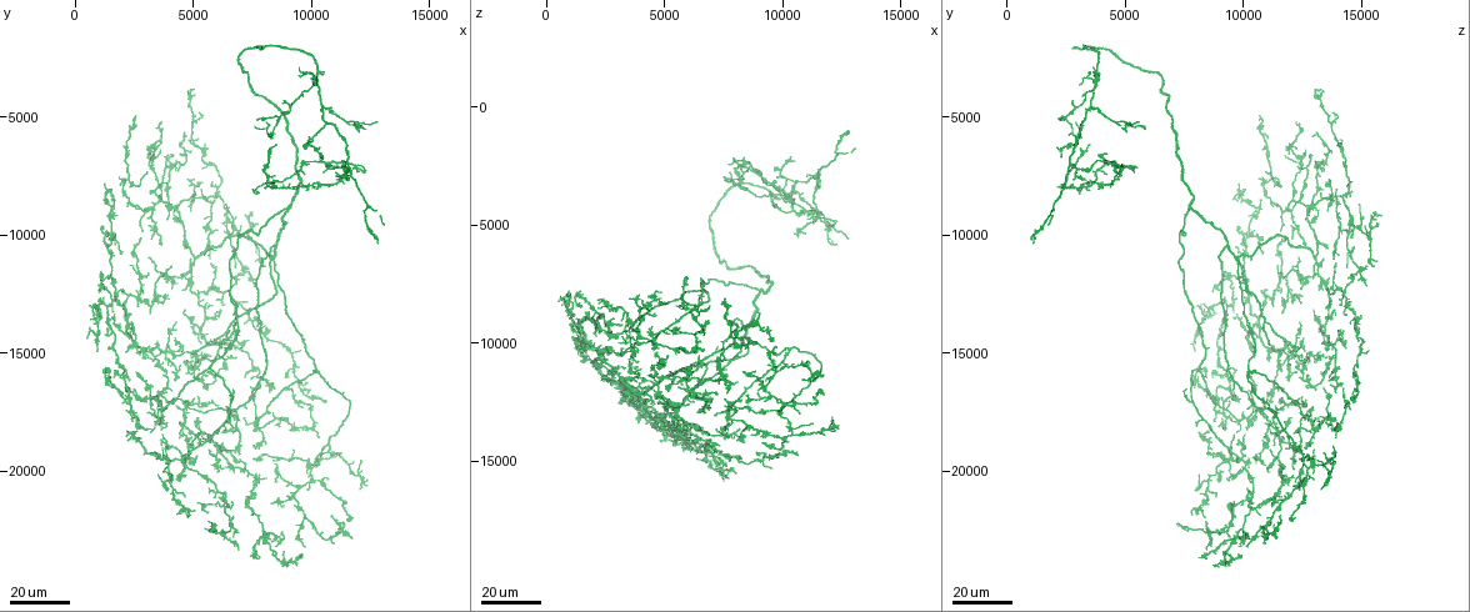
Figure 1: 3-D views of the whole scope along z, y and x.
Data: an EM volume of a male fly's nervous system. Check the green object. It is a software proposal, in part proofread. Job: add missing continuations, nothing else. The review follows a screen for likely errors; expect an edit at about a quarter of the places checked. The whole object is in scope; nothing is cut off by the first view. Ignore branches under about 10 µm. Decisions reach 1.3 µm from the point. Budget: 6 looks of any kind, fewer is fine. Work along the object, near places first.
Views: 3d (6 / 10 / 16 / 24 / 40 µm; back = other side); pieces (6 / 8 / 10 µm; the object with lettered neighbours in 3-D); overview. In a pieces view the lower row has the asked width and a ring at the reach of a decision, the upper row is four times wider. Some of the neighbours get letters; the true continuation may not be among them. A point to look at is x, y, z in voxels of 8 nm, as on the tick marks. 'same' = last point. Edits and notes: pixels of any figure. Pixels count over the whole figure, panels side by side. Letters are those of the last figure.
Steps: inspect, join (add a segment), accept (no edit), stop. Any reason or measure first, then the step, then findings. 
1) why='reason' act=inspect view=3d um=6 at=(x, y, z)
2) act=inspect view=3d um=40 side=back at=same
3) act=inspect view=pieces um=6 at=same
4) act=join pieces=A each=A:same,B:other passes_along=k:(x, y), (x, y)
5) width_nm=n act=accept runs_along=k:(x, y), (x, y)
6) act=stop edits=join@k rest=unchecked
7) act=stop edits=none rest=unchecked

why='free end' act=inspect view=3d um=16 at=(8300, 22900, 9700)

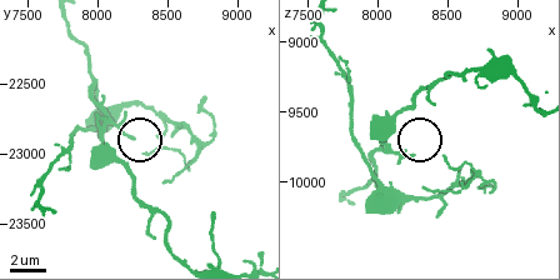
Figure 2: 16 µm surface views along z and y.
act=inspect view=pieces um=10 at=(8260, 22880, 9800)

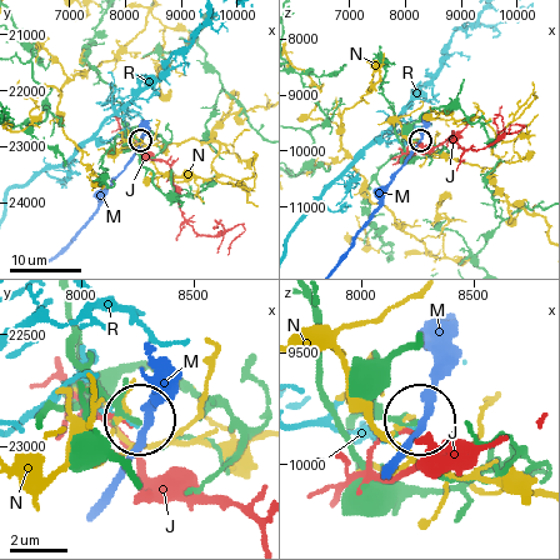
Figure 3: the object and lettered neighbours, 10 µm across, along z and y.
act=accept each=J:other,M:other,N:other,R:other runs_along=3:(64, 304), (74, 355), (140, 419) found='none of them fits'

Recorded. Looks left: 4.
why='branch stops here' act=inspect view=3d um=16 at=(8300, 14000, 14900)

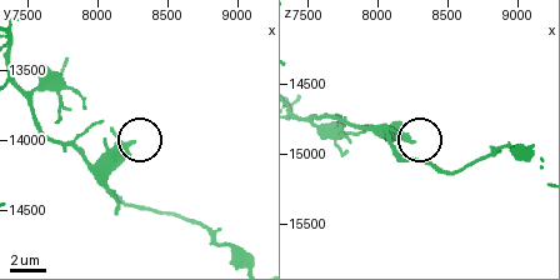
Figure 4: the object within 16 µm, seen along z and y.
act=inspect view=pieces um=6 at=(8240, 14020, 14920)

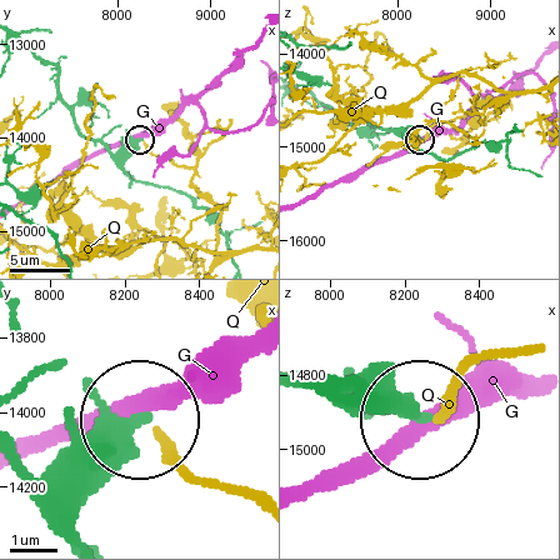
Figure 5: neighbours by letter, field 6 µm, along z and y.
act=accept each=G:other,Q:other runs_along=5:(20, 38), (55, 68), (80, 133), (116, 154), (139, 140) found='no lettered segment goes on from it'

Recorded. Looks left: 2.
act=inspect view=3d um=24 at=(5700, 16500, 13100)

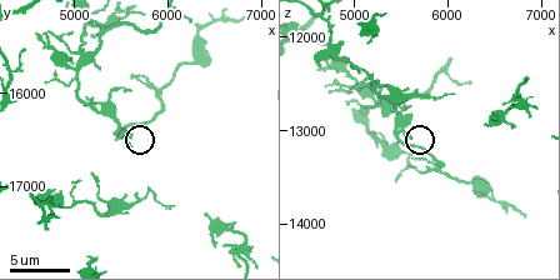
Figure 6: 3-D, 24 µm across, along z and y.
act=inspect view=pieces um=6 at=(5550, 16550, 13050)

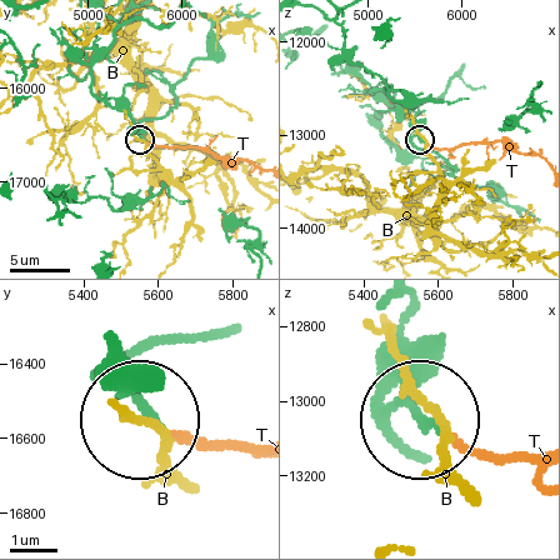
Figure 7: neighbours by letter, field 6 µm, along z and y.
act=join pieces=T each=B:other,T:same passes_along=7:(126, 113), (155, 146), (206, 148), (256, 165) found='the neuron continues'

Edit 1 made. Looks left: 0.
act=stop edits=join@7 rest=unchecked

